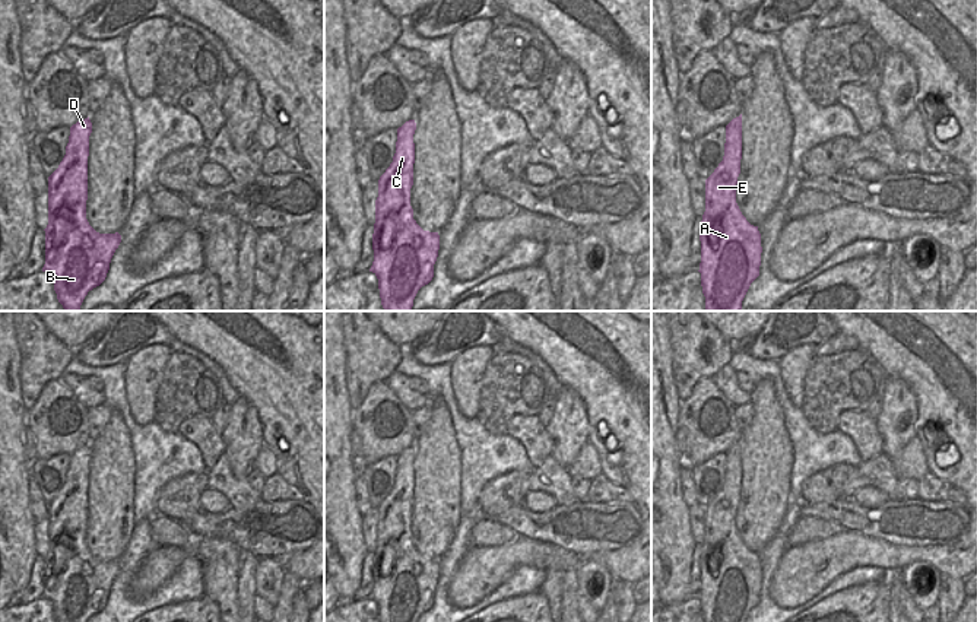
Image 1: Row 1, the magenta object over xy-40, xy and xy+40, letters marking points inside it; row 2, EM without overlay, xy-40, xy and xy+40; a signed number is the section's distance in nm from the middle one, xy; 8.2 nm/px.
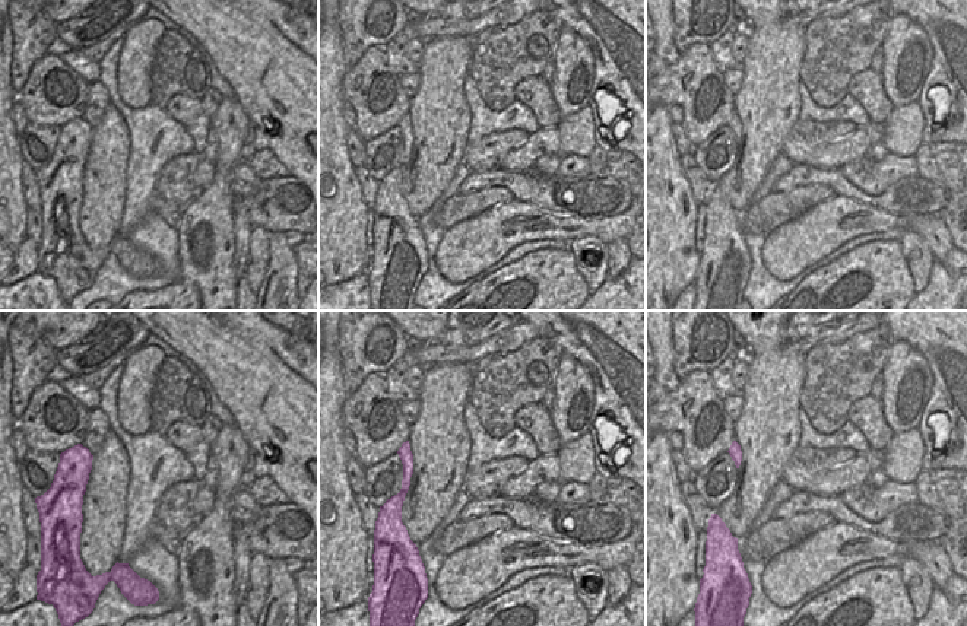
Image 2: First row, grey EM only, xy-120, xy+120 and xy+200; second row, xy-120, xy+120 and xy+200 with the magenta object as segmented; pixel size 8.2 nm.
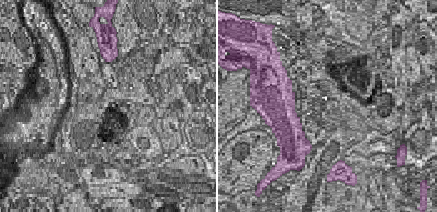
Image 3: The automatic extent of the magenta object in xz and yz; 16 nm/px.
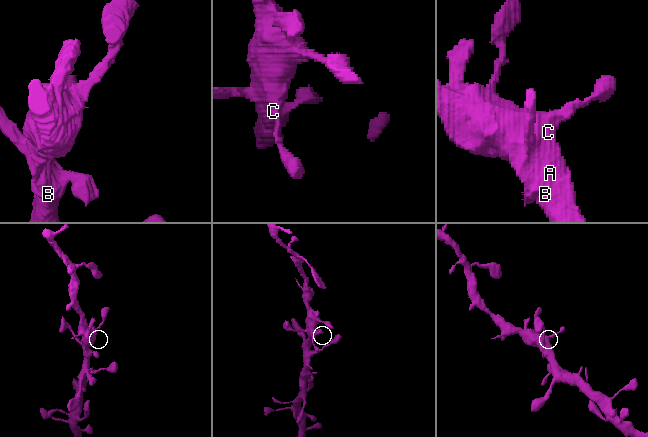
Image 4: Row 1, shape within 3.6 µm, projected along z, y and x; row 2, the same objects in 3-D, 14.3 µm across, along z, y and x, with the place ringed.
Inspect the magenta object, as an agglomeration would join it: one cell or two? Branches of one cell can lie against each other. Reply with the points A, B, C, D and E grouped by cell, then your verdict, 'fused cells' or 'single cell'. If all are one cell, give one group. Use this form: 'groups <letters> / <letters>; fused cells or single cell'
groups A B C D E; single cell

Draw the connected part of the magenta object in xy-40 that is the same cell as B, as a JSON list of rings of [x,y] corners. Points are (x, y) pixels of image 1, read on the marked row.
[[[89,117],[70,127],[66,155],[48,177],[42,272],[53,276],[57,299],[66,311],[80,311],[88,292],[105,280],[121,242],[118,232],[99,234],[86,219],[91,133]]]

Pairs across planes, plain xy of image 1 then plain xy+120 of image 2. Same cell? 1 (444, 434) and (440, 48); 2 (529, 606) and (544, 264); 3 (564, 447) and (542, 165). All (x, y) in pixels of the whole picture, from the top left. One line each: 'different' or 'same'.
1: same
2: same
3: different

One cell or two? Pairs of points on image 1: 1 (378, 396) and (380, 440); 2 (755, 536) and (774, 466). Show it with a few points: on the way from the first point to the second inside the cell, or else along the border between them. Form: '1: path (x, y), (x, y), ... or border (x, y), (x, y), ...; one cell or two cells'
1: path (389, 402), (376, 427); one cell
2: path (758, 519), (765, 484); one cell

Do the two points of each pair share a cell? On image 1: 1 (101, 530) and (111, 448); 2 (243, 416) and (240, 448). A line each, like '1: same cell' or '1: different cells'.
1: same cell
2: same cell

